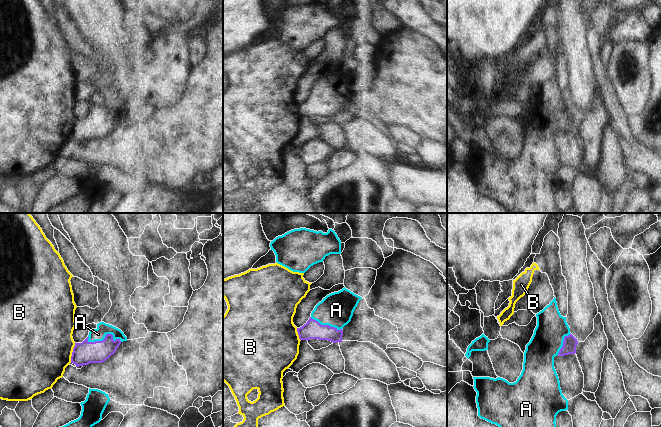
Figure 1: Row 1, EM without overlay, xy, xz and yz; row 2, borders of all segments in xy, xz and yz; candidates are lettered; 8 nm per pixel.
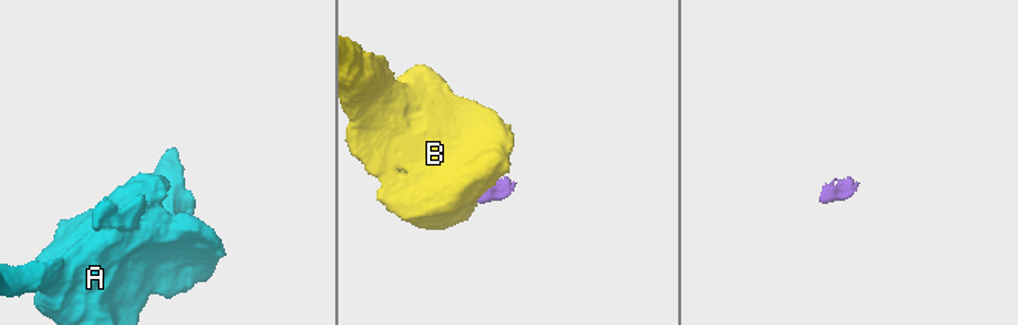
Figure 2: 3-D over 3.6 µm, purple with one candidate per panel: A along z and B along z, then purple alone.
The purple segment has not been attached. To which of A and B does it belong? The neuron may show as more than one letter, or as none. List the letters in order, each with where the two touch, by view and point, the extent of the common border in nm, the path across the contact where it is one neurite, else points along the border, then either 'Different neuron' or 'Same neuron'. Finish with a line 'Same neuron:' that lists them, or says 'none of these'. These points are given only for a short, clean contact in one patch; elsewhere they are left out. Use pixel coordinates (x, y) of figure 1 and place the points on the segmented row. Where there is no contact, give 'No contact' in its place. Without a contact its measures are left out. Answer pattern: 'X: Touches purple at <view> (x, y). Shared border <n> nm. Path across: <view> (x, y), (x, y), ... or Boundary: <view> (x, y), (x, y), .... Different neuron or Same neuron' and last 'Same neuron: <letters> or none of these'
A: Touches purple at xy (105, 336). Shared border 280 nm. Path across: xy (84, 353), (90, 351), (105, 336), (98, 334). Same neuron
B: Touches purple at xy (72, 353). Shared border 170 nm. Boundary: xy (75, 343), (70, 362). Different neuron
Same neuron: A

